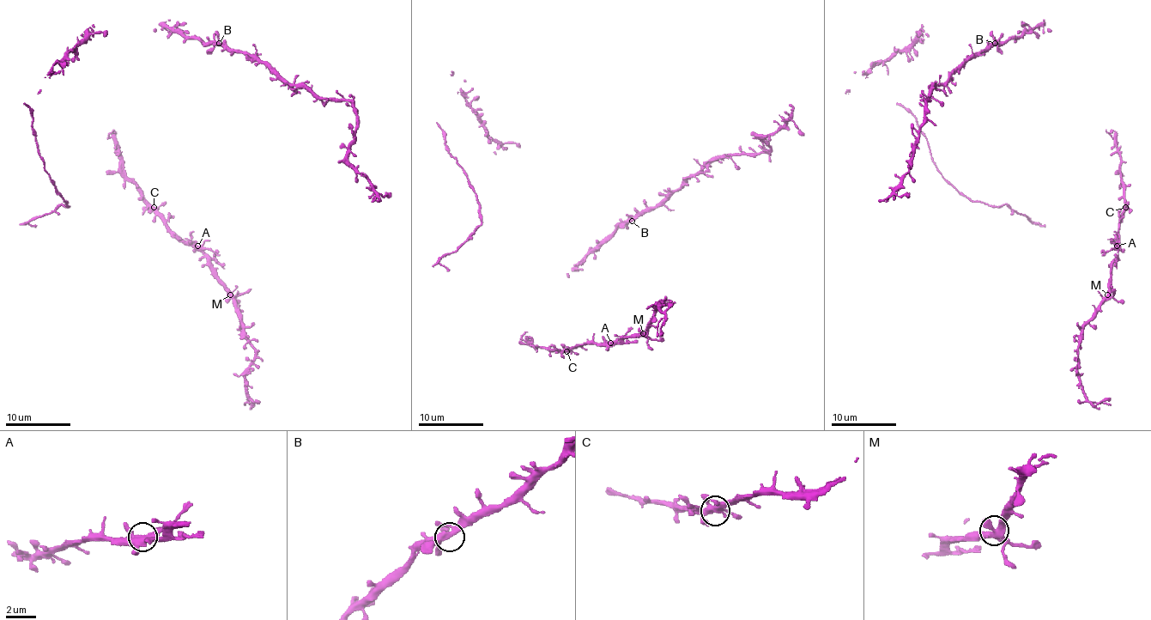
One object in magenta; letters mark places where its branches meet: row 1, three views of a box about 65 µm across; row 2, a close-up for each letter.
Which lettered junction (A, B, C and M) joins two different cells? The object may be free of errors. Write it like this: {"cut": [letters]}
{"cut": ["A"]}

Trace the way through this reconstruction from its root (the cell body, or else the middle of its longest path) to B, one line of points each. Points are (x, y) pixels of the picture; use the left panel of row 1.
B: (173, 28), (206, 43), (219, 43)

